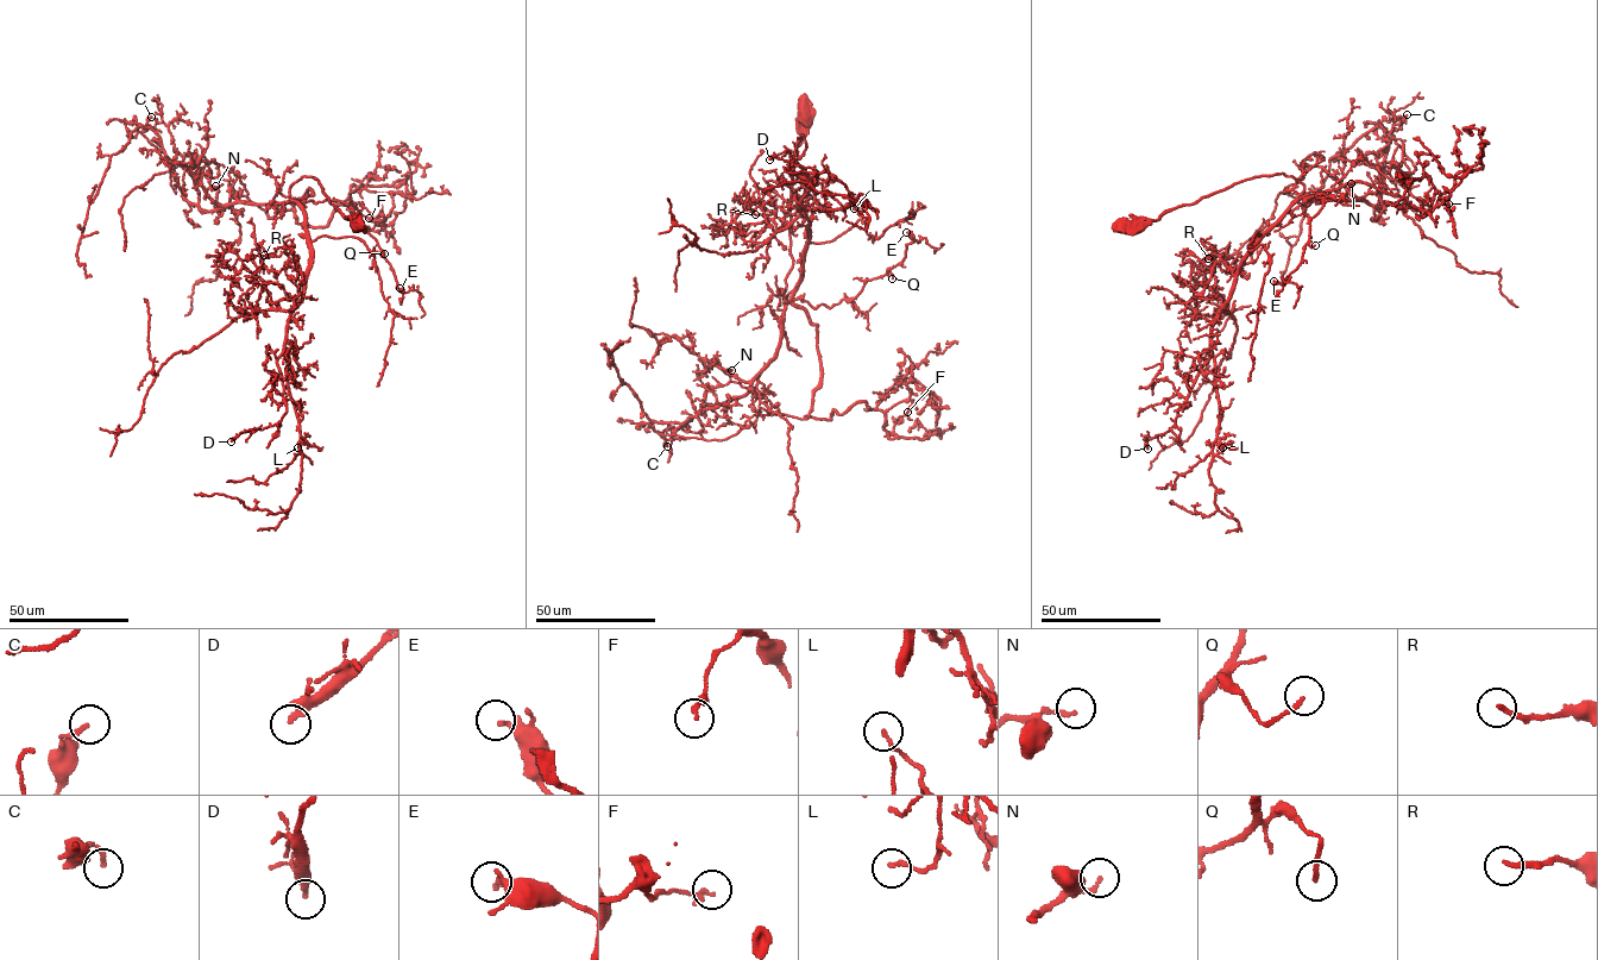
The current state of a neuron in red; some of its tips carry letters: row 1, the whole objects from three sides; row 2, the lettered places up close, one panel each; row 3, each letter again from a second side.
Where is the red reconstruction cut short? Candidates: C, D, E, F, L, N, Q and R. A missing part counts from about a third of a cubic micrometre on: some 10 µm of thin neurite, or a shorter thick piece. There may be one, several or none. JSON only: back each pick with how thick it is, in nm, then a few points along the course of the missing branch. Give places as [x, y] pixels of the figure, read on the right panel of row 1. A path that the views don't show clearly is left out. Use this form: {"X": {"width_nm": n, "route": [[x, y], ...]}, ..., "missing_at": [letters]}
{"D": {"width_nm": 320, "route": [[1147, 449], [1150, 465], [1147, 459], [1152, 459]]}, "N": {"width_nm": 160}, "missing_at": ["D", "N"]}

